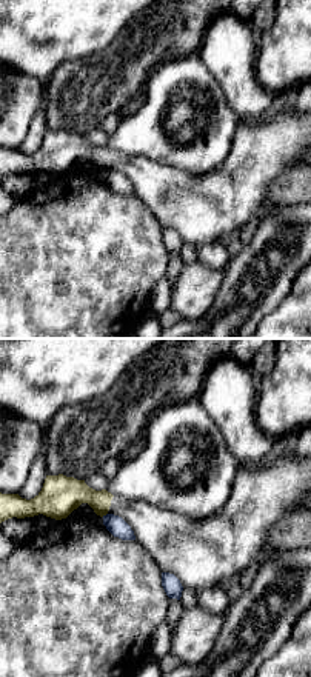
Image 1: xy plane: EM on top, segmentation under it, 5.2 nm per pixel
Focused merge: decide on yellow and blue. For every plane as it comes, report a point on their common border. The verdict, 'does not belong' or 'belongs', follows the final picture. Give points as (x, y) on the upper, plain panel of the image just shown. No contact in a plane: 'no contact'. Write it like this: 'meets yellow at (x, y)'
meets yellow at (103, 170)

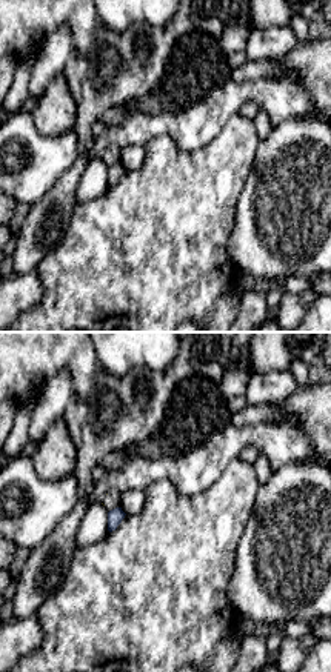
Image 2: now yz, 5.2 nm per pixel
no contact

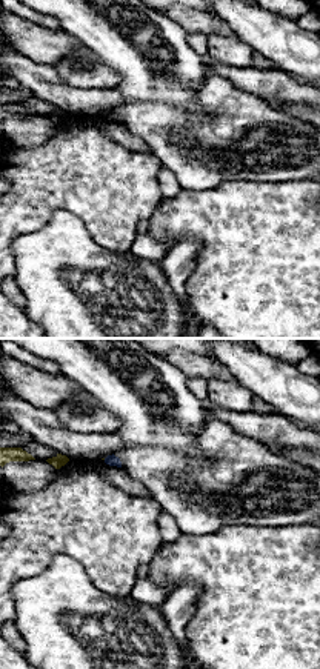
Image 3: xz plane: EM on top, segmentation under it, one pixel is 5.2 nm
no contact

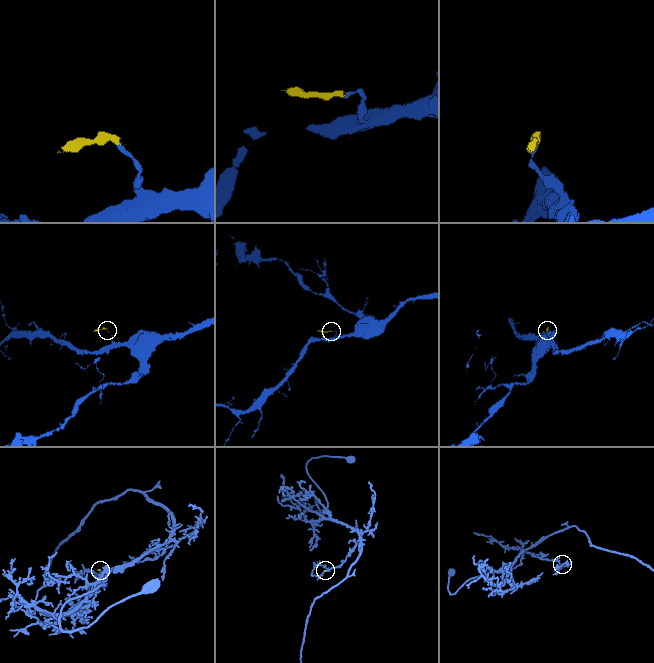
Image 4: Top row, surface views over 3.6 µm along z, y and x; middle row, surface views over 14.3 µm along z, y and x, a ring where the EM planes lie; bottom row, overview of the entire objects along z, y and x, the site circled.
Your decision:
does not belong

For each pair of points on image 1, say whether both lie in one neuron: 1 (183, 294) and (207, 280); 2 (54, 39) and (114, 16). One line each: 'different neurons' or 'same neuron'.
1: same neuron
2: same neuron

